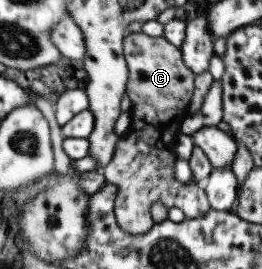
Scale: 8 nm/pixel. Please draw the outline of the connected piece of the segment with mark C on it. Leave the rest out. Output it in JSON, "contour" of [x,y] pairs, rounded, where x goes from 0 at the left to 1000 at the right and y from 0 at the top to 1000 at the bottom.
{"contour":[[[496,119],[469,138],[469,201],[492,268],[481,349],[496,364],[508,398],[500,420],[500,472],[458,509],[439,550],[427,599],[393,628],[408,680],[447,695],[439,740],[439,810],[450,836],[504,874],[565,866],[588,833],[573,803],[580,758],[618,755],[641,773],[672,770],[718,814],[748,814],[782,803],[802,784],[771,688],[733,680],[698,684],[668,662],[664,617],[679,591],[672,506],[687,487],[687,465],[706,435],[718,435],[718,398],[744,323],[744,286],[718,245],[695,227],[695,193],[668,167],[656,167],[626,134],[576,138],[557,123]]]}

